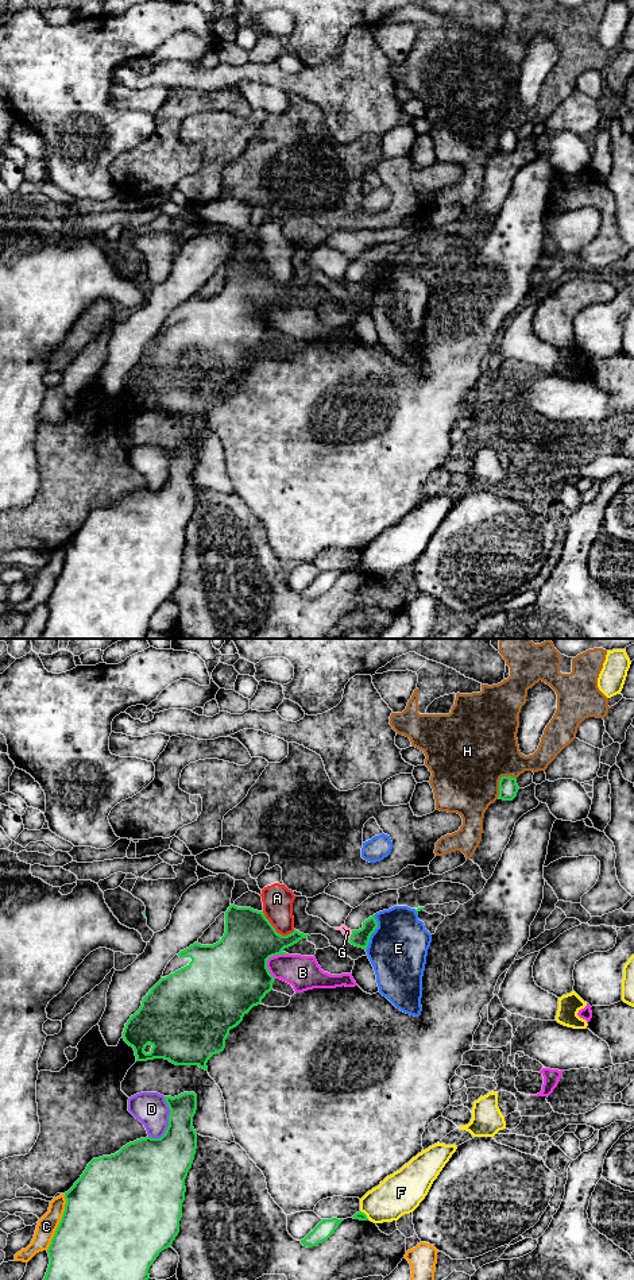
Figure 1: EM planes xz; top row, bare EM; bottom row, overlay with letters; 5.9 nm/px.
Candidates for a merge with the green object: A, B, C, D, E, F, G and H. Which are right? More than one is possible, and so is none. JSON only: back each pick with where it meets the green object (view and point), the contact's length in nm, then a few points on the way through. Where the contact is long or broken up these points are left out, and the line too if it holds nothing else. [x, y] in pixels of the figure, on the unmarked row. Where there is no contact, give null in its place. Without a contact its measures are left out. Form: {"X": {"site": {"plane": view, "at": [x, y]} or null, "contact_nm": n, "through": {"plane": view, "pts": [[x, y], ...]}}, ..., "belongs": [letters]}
{"G": {"site": {"plane": "xz", "at": [351, 286]}, "contact_nm": 50, "through": {"plane": "xz", "pts": [[360, 289], [351, 286], [347, 284]]}}, "belongs": ["G"]}

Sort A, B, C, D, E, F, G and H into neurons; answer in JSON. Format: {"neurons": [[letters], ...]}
{"neurons": [["A"], ["B"], ["C"], ["D"], ["E"], ["F"], ["G"], ["H"]]}

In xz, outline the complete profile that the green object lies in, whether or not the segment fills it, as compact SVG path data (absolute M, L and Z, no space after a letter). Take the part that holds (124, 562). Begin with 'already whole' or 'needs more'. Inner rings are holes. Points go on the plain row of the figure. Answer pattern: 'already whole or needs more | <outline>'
already whole | M183 444L165 448L170 460L169 478L161 490L140 490L123 498L117 505L93 510L74 537L65 544L65 563L47 601L50 616L40 639L144 639L148 621L159 605L171 598L179 585L185 531L192 520L197 485L193 469L197 447Z

